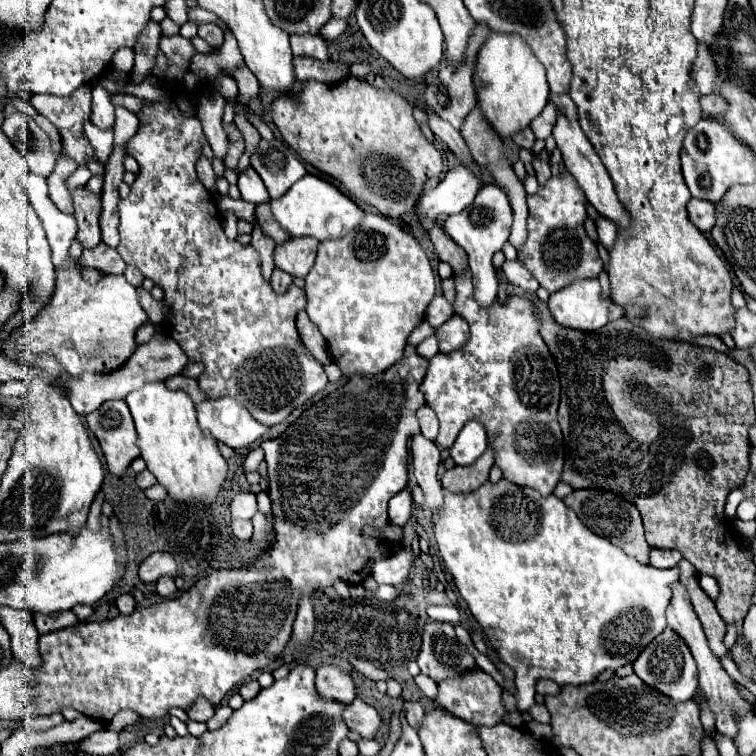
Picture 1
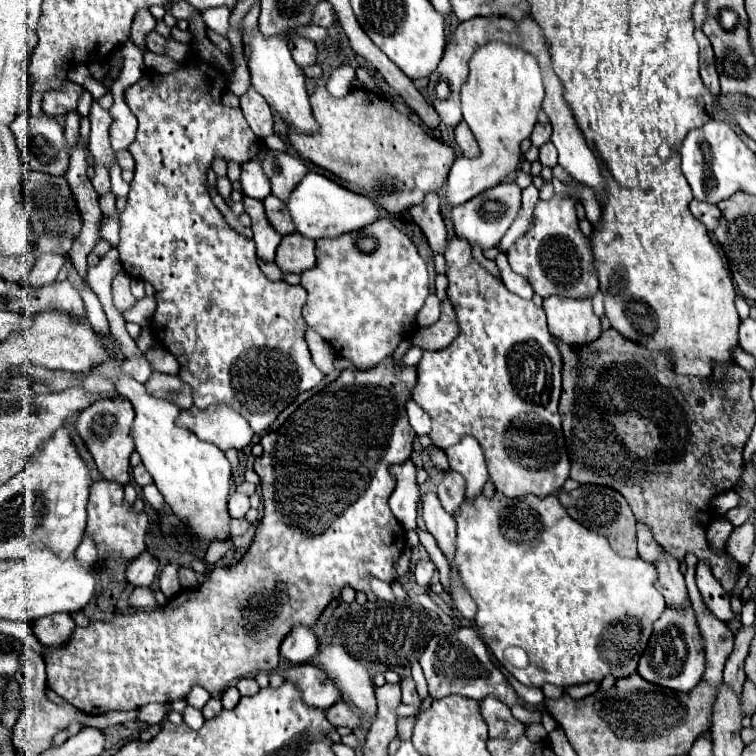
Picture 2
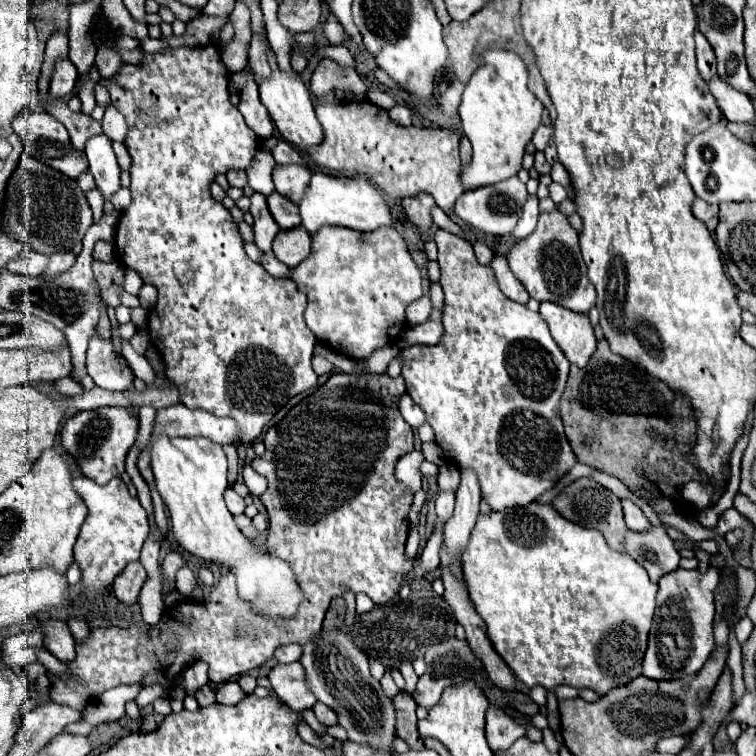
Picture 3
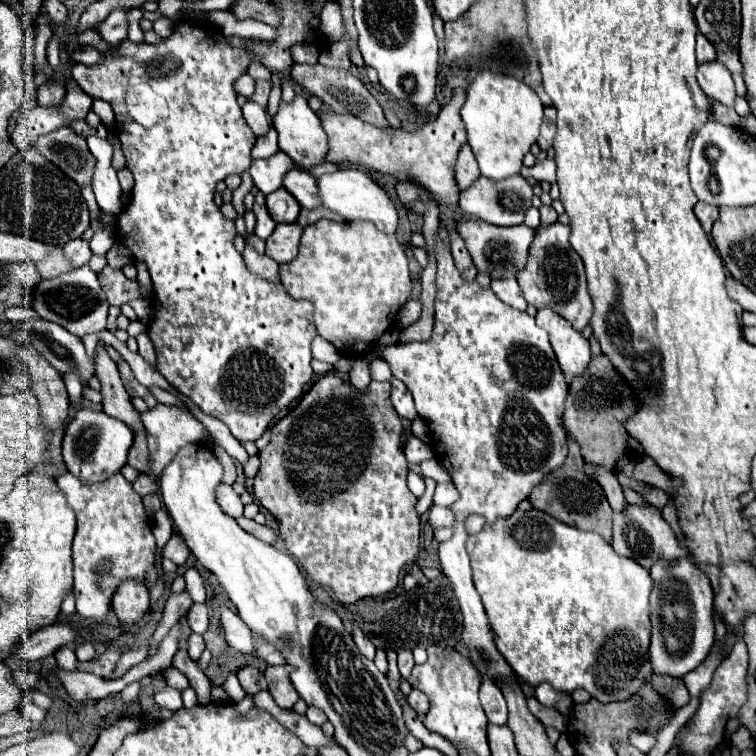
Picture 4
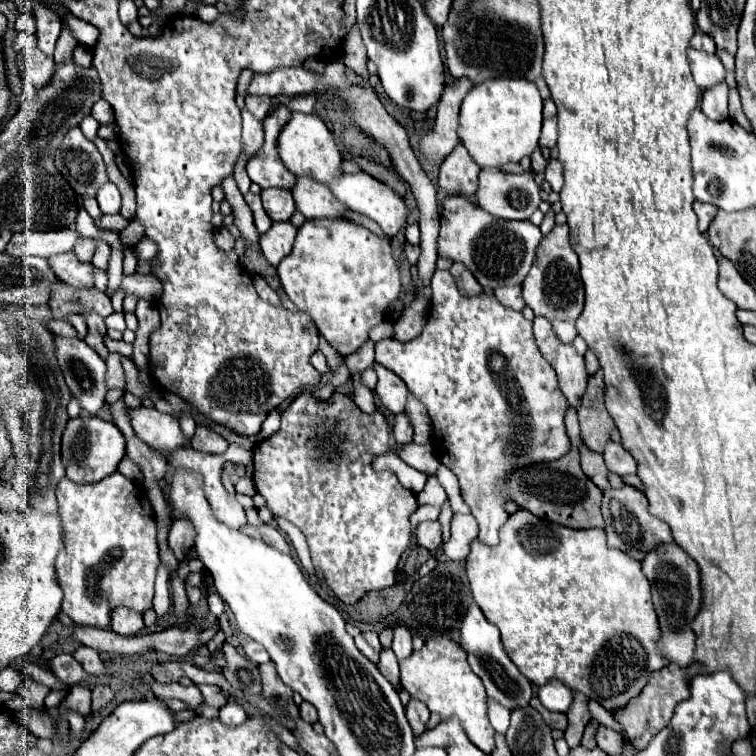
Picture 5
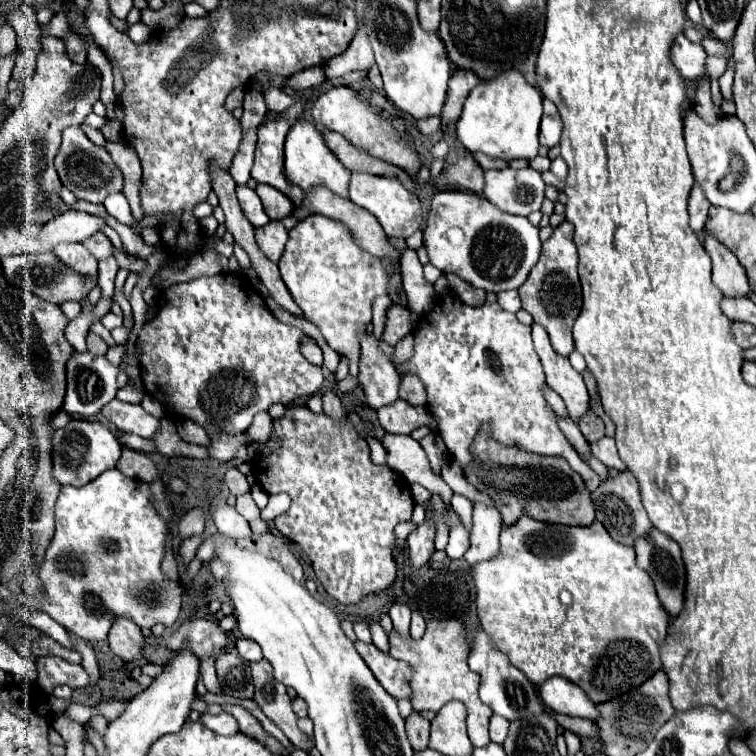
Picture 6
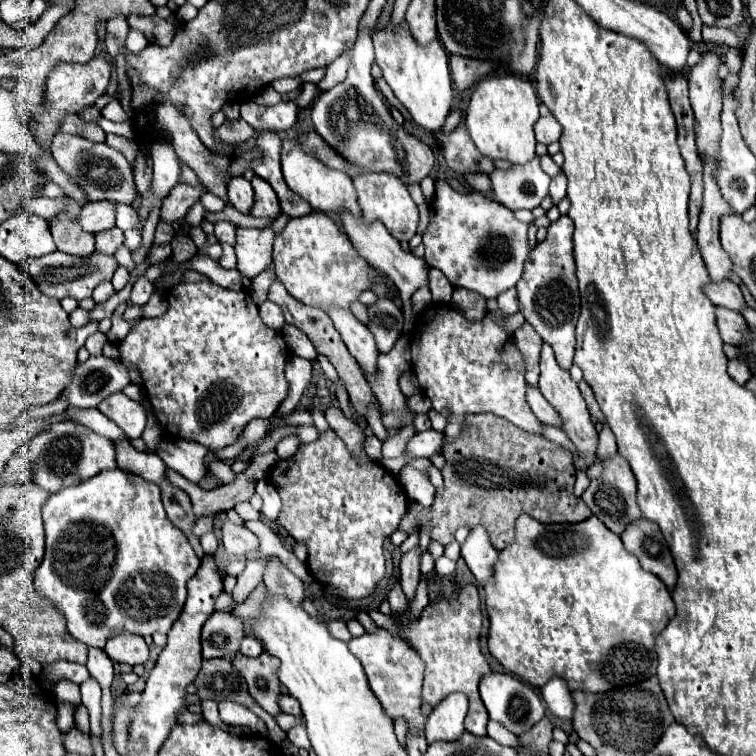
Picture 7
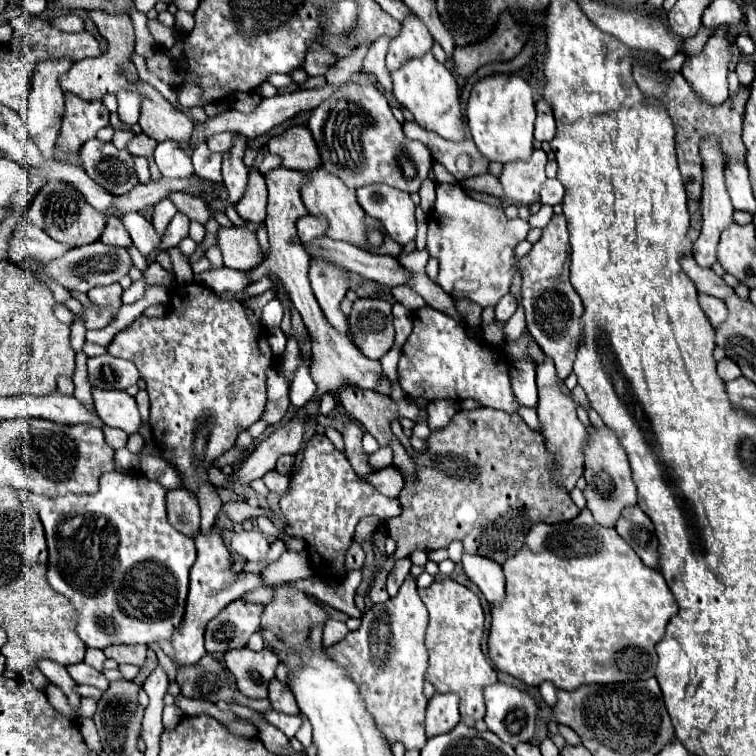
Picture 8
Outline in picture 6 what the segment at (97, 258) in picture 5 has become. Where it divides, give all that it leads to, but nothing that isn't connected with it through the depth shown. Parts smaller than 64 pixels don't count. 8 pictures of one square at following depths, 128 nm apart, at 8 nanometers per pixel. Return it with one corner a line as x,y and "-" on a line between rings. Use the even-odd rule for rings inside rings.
104,258
98,262
100,270
98,270
98,284
102,288
102,296
112,296
114,294
114,278
118,272
118,264
114,258

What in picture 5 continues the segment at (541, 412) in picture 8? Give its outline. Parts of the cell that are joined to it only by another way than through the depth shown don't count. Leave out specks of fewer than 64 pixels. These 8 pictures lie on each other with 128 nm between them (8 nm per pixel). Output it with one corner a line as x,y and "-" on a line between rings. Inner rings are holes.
544,316
534,318
534,336
540,344
540,352
552,364
558,374
560,388
572,408
580,404
580,396
584,394
588,372
584,356
576,352
574,344
564,344
552,330
552,324

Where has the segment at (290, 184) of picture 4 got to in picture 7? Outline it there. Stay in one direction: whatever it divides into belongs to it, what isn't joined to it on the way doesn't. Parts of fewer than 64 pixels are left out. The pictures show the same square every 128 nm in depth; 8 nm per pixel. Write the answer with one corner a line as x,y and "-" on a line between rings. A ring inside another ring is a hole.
344,210
344,212
340,212
340,222
342,222
344,232
346,232
348,238
352,240
354,248
360,252
360,256
362,256
364,260
368,260
370,266
374,266
374,268
382,270
384,274
388,274
388,276
392,278
392,282
398,286
400,296
402,296
402,304
404,304
404,318
406,318
408,322
412,322
414,310
412,310
412,300
410,300
410,298
412,298
412,294
414,294
420,286
424,286
424,284
428,282
428,280
426,280
426,274
428,274
426,262
424,262
422,258
416,258
412,252
404,252
404,250
400,248
400,244
398,244
398,240
394,240
378,220
366,224
366,222
362,220
362,216
354,216
354,214
350,214
348,210

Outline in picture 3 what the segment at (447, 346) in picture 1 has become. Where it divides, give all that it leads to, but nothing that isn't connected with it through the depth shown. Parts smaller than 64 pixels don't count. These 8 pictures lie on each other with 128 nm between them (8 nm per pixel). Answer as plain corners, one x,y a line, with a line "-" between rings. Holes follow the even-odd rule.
432,284
430,288
430,298
432,298
432,316
424,324
410,326
404,336
400,336
398,346
400,348
410,348
410,346
432,346
438,344
438,340
444,336
444,324
442,324
442,310
444,310
444,296
440,284

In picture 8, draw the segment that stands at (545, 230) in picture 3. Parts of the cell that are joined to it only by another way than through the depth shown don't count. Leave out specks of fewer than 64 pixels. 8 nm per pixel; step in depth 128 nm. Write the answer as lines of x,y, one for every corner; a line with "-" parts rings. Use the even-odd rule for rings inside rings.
558,214
548,222
542,230
542,238
532,246
528,256
520,260
518,268
522,274
522,308
528,332
542,352
554,360
556,372
564,380
572,372
576,350
580,346
580,316
584,310
580,296
570,284
570,244
564,214

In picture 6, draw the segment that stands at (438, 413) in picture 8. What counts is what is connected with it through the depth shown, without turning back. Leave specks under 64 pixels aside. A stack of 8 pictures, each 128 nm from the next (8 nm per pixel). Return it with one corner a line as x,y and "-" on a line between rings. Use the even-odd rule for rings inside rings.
408,334
408,338
404,338
404,340
400,340
400,344
396,344
396,348
394,348
394,362
396,364
400,364
412,356
412,344
414,344
412,334
-
396,400
396,404
378,410
380,424
390,434
410,434
414,428
428,424
437,429
437,422
425,407
410,406
406,400

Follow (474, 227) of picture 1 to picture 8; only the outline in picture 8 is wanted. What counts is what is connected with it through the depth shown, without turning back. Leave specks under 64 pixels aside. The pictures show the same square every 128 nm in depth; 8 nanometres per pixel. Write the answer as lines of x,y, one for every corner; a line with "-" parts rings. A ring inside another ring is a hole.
542,148
534,150
528,162
504,164
504,170
500,174
500,184
506,192
506,198
524,206
538,202
540,188
546,180
544,166
546,166
546,152

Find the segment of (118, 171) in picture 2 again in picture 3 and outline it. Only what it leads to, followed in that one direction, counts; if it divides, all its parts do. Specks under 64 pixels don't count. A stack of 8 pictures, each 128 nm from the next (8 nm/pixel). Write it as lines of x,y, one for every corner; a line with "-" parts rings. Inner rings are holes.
120,187
119,190
111,197
110,201
116,210
126,210
131,202
131,194
129,188

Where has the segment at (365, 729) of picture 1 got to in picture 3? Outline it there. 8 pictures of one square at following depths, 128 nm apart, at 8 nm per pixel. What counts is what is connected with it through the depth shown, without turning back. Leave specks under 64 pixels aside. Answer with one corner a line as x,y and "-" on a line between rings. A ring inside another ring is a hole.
318,702
316,708
312,708
312,710
314,710
316,718
318,718
324,726
334,726
334,724
338,724
338,716
336,716
336,712
334,712
332,708
328,708
326,704

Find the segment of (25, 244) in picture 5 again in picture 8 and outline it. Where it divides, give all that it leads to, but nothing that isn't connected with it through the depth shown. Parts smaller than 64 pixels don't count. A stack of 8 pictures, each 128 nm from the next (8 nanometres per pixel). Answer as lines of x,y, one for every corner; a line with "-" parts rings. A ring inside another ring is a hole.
196,176
188,178
188,180
168,180
168,178
162,178
158,182
150,180
148,184
138,184
132,192
124,194
124,196
116,196
114,198
114,204
112,204
112,210
104,212
104,216
116,216
120,218
122,214
128,214
128,212
134,212
134,210
144,210
148,206
154,206
156,202
160,202
168,192
172,190
188,190
188,188
194,188
198,186
196,182

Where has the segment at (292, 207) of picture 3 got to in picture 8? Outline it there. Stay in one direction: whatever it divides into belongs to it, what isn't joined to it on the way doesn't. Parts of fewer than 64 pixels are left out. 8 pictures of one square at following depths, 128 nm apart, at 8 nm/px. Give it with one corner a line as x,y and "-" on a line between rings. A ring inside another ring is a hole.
252,170
248,180
248,192
244,194
244,200
240,200
234,208
244,220
264,222
266,206
268,206
268,188
264,176
258,170

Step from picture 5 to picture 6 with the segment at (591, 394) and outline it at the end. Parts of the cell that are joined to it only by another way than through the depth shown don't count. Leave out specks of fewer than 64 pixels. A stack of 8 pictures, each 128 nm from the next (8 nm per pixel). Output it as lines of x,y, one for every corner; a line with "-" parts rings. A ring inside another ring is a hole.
588,408
588,412
580,418
580,424
578,424
578,426
580,426
584,438
586,438
590,444
598,442
598,440
604,436
604,422
602,422
602,418
600,418
598,414
594,414
592,408

